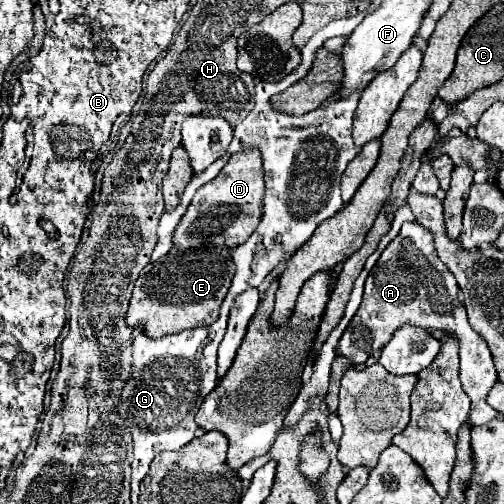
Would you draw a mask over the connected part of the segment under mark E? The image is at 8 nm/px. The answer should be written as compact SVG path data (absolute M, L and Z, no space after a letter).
M200 246L200 250L184 250L184 254L170 250L160 260L148 264L136 280L126 324L140 328L148 338L162 338L214 322L234 276L230 252L226 246Z

